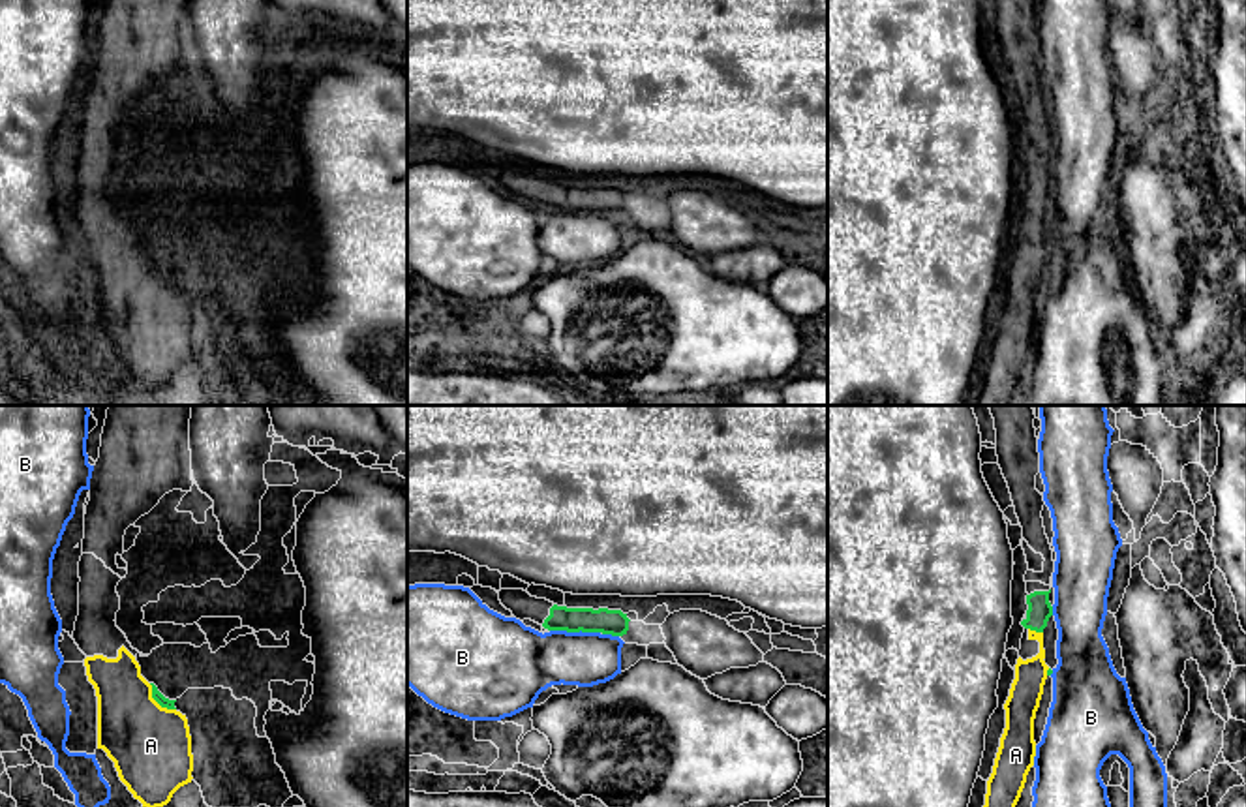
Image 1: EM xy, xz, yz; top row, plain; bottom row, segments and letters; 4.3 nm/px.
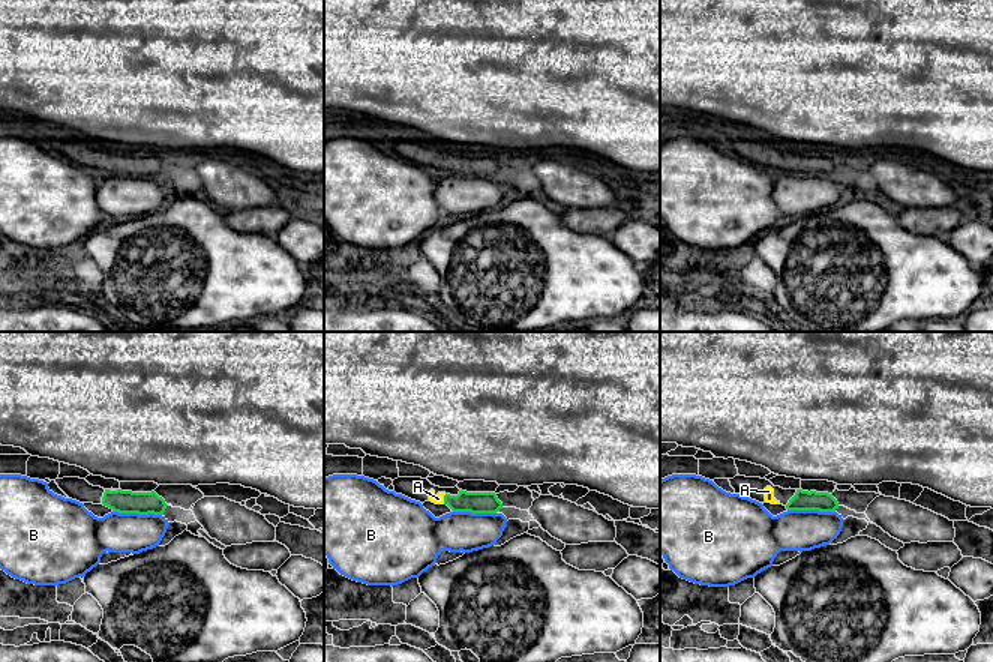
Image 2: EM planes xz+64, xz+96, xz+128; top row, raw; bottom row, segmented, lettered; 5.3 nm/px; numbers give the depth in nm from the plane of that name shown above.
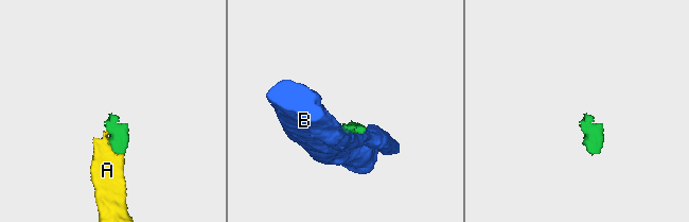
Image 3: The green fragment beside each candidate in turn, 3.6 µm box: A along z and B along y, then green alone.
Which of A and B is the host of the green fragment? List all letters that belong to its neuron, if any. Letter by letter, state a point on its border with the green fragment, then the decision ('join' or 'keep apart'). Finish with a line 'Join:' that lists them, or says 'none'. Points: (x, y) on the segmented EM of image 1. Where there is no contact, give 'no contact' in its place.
A: meets green in xy at (158, 702); join
B: meets green in xz at (575, 631); keep apart
Join: A

